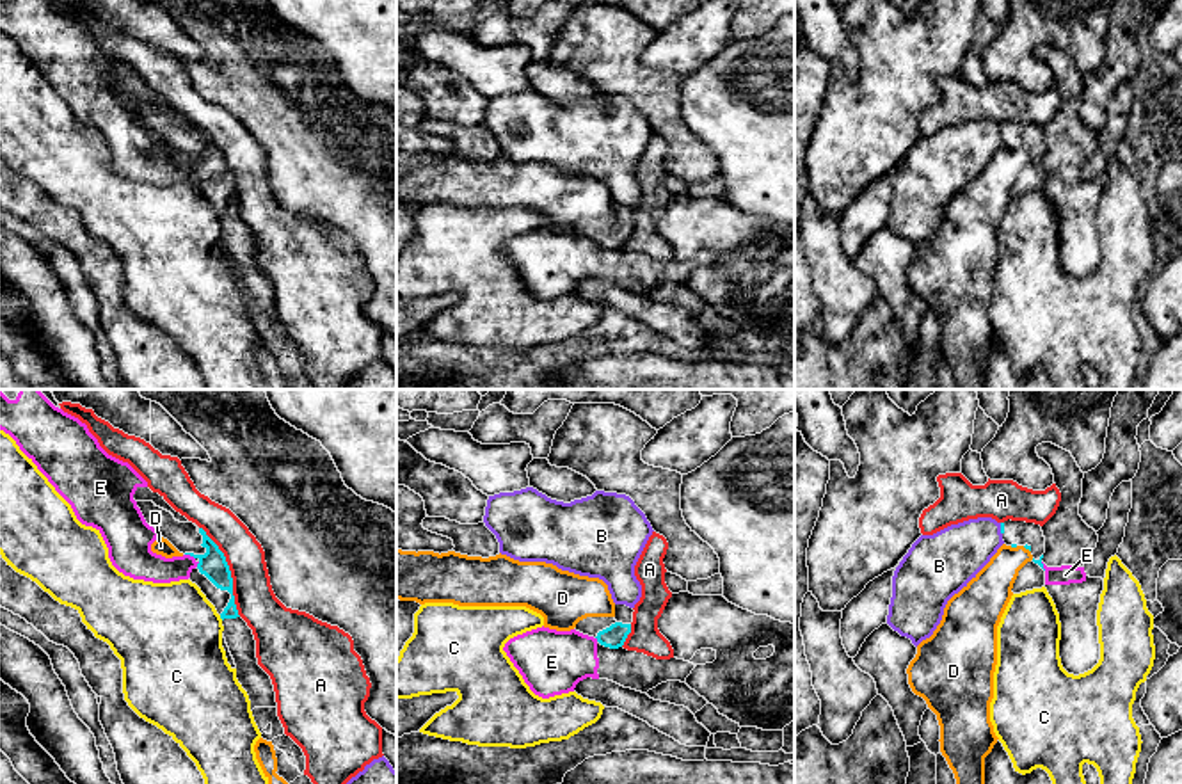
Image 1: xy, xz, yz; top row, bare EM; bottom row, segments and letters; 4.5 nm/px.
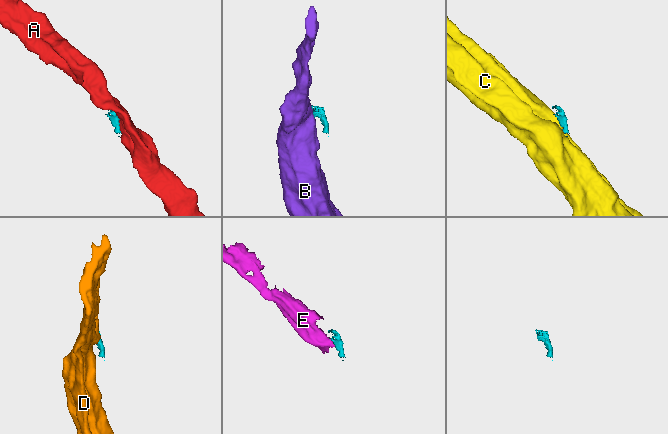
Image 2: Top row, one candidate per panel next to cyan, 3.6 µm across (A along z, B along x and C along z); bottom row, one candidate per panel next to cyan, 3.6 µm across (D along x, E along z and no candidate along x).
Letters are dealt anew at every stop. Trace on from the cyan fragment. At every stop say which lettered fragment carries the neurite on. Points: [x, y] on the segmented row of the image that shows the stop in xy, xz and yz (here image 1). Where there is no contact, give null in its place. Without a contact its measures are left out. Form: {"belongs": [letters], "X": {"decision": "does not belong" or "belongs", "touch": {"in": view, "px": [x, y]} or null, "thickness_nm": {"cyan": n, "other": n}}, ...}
{"belongs": [], "A": {"decision": "does not belong", "touch": {"in": "xy", "px": [230, 571]}, "thickness_nm": {"cyan": 120, "other": 190}}, "B": {"decision": "does not belong", "touch": {"in": "yz", "px": [1001, 528]}, "thickness_nm": {"cyan": 20, "other": 260}}, "C": {"decision": "does not belong", "touch": {"in": "xy", "px": [221, 617]}, "thickness_nm": {"cyan": 120, "other": 480}}, "D": {"decision": "does not belong", "touch": {"in": "yz", "px": [1026, 548]}, "thickness_nm": {"cyan": 20, "other": 190}}, "E": {"decision": "does not belong", "touch": {"in": "xy", "px": [191, 555]}, "thickness_nm": {"cyan": 120, "other": 160}}}

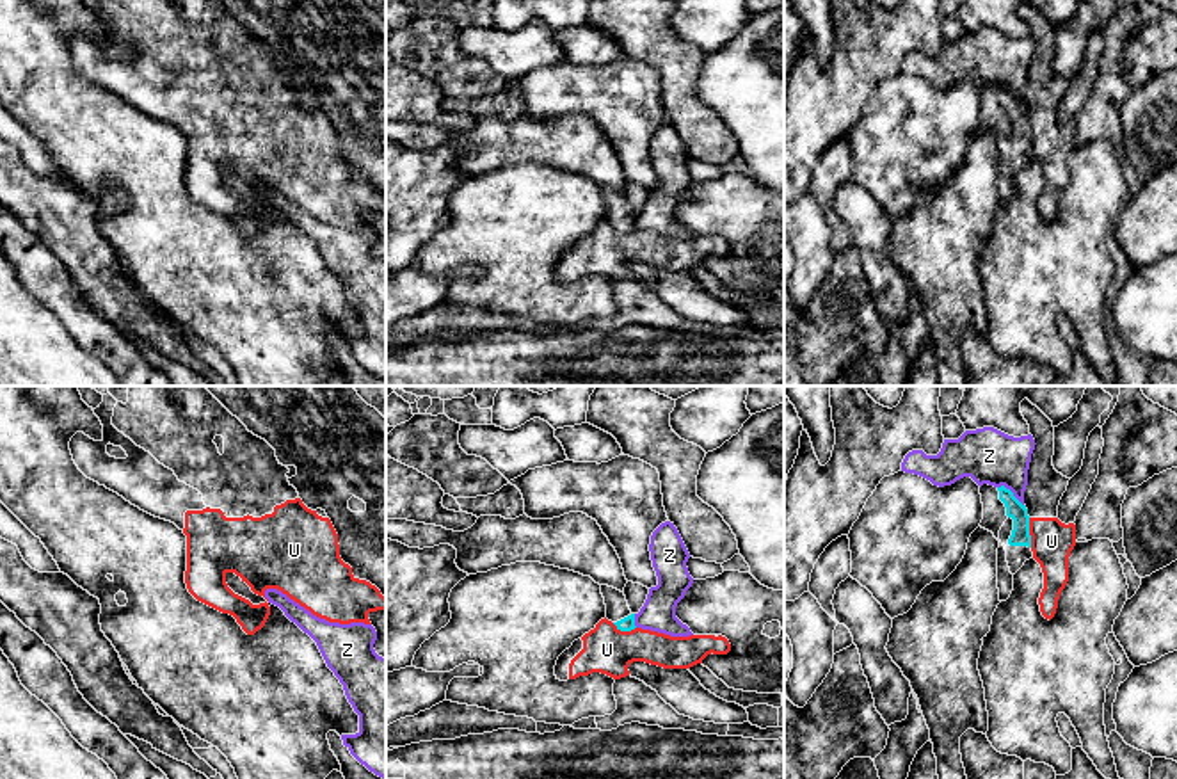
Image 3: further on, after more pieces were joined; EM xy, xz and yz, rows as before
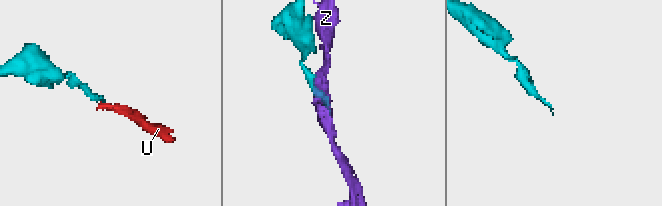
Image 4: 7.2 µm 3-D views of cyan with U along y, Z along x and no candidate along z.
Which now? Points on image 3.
{"belongs": [], "U": {"decision": "does not belong", "touch": {"in": "yz", "px": [1028, 532]}, "thickness_nm": {"cyan": 80, "other": 190}}, "Z": {"decision": "does not belong", "touch": {"in": "yz", "px": [1012, 493]}, "thickness_nm": {"cyan": 80, "other": 260}}}

